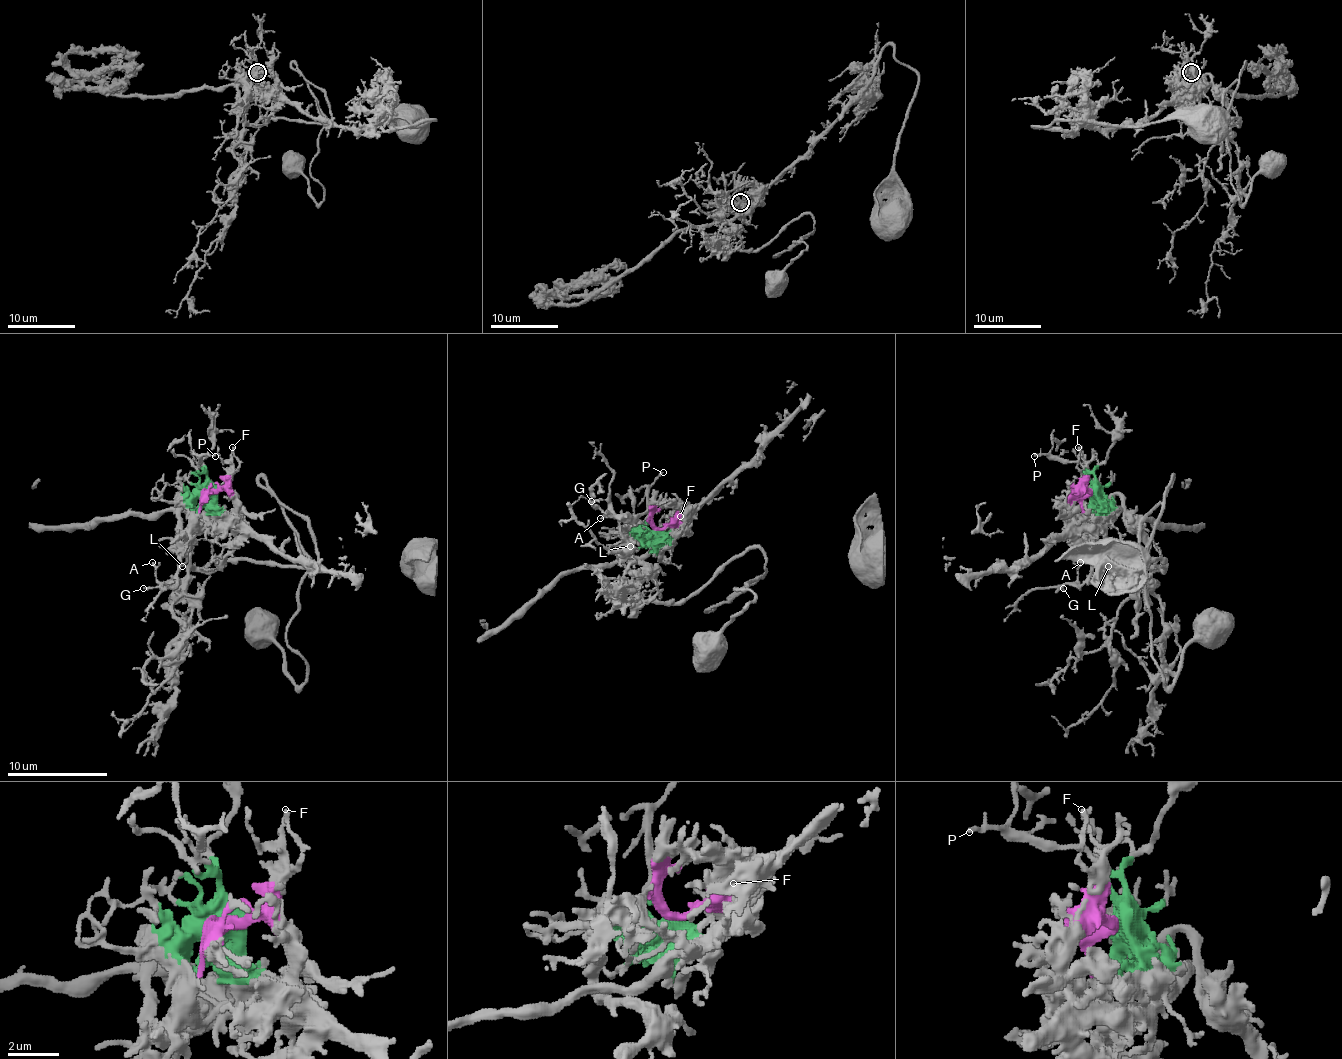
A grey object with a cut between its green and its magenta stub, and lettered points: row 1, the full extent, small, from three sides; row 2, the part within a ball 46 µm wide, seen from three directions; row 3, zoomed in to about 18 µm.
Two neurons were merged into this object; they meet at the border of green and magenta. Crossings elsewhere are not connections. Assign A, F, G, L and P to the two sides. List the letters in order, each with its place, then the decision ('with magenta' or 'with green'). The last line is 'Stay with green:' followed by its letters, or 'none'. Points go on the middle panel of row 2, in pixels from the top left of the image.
A: (600, 518) | with green
F: (680, 516) | with magenta
G: (591, 501) | with green
L: (630, 546) | with green
P: (663, 472) | with green
Stay with green: A, G, L, P

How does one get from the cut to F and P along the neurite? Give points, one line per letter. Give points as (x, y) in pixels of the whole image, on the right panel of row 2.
F: (1091, 491), (1078, 464), (1078, 446)
P: (1093, 491), (1091, 479), (1076, 461), (1048, 459), (1043, 454), (1033, 456)

